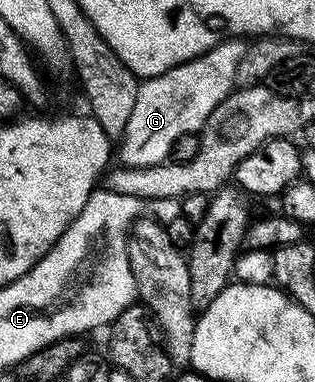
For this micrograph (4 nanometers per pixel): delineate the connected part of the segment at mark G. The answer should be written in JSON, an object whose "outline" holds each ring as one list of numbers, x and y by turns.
{"outline":[[228,39,214,45,197,59,189,59,161,75,140,80,137,99,133,103,133,111,129,114,129,123,125,123,123,136,117,141,118,164,129,169,162,165,170,158,173,143,181,139,181,135,199,133,205,119,213,115,213,107,217,107,217,103,225,100,236,88,237,67,241,64,241,55,245,55,246,50,247,45,242,40]]}

